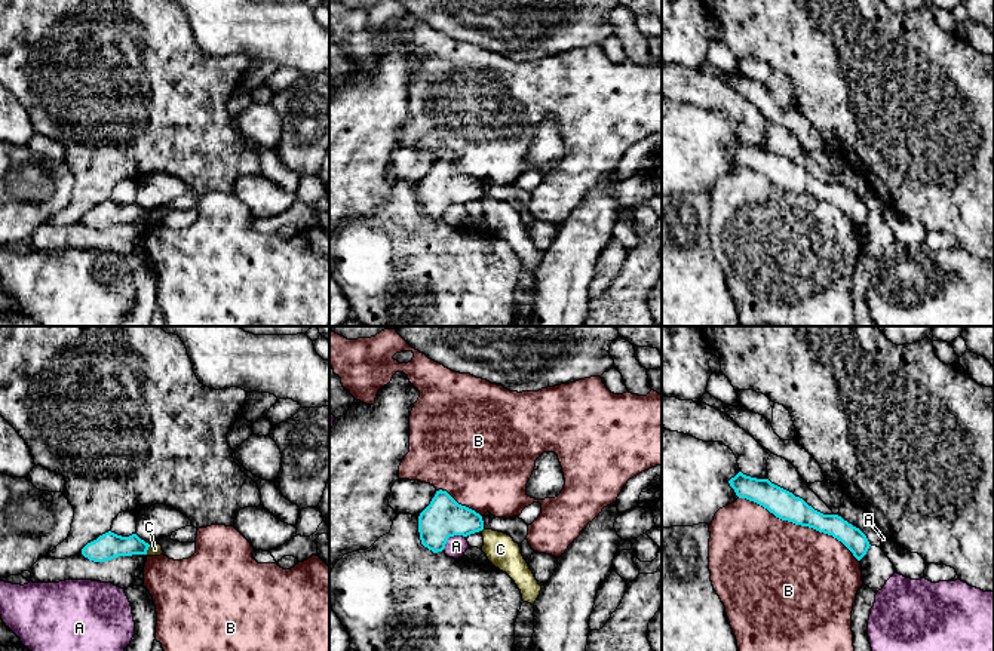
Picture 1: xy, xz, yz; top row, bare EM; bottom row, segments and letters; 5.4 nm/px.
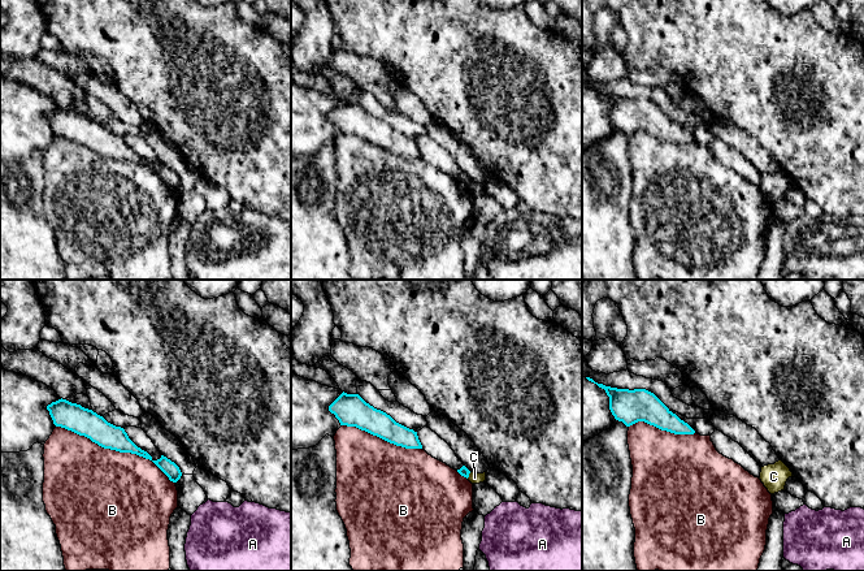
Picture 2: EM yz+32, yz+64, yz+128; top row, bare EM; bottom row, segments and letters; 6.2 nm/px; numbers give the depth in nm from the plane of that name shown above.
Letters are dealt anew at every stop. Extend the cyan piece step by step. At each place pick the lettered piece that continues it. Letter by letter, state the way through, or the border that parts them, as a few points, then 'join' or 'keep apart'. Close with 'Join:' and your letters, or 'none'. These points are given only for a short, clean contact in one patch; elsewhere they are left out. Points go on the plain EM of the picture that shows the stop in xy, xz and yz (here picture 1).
A: keep apart
B: keep apart
C: border xy (150, 212), (146, 221); keep apart
Join: none

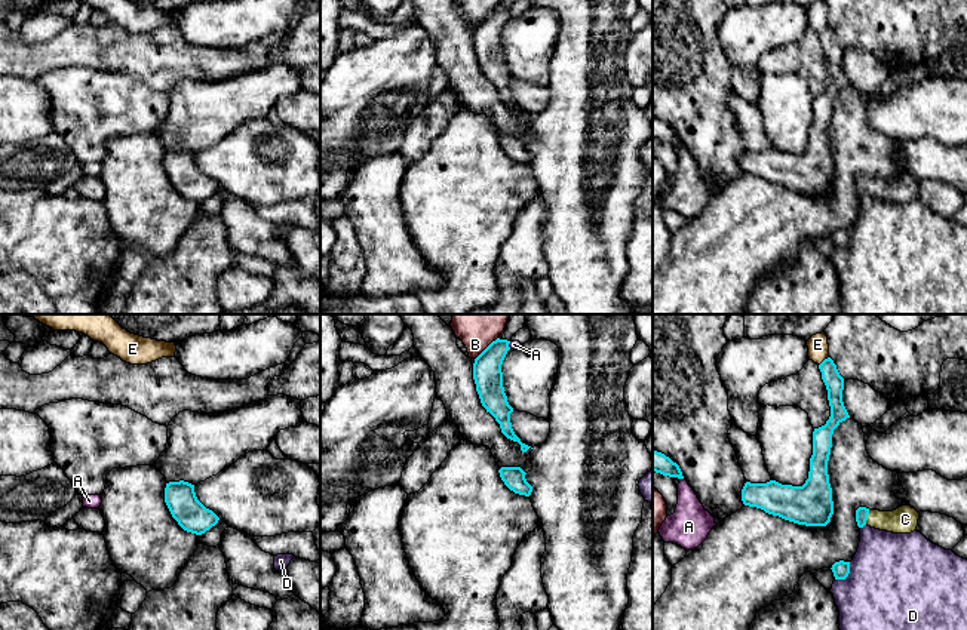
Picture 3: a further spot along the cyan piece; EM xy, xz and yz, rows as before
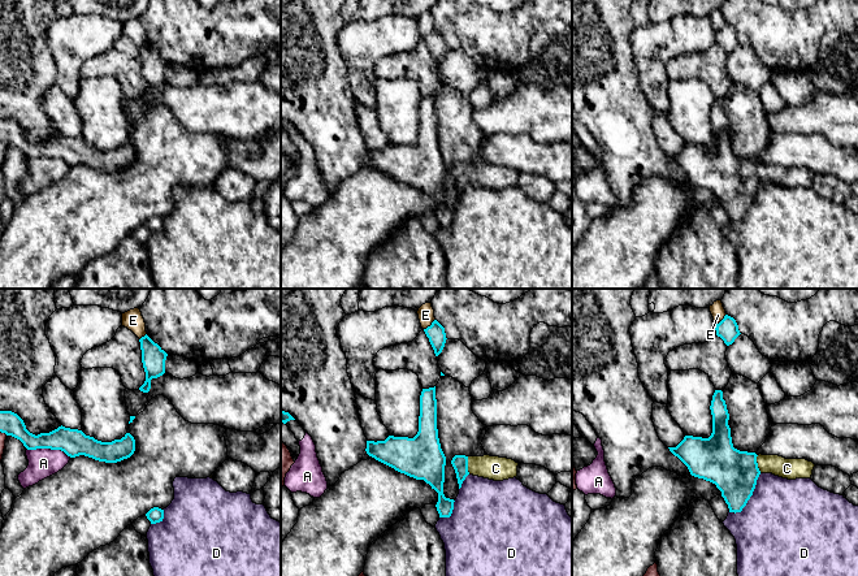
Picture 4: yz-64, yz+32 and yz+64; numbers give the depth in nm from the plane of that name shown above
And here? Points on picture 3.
A: border yz (680, 146), (682, 147); keep apart
B: keep apart
C: way yz (862, 181), (866, 186), (905, 187); join
D: keep apart
E: keep apart
Join: C

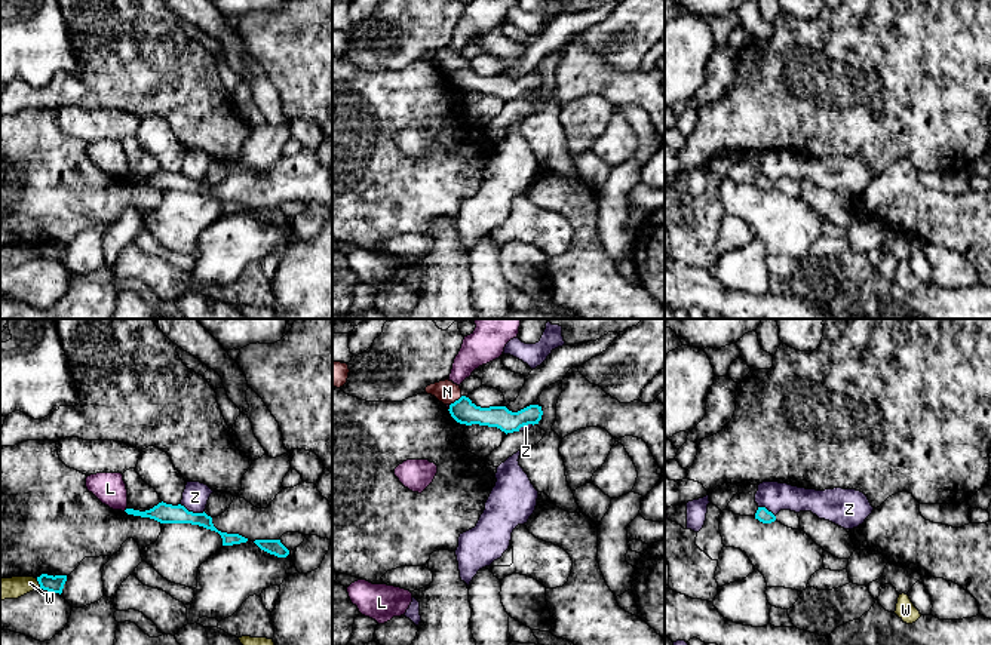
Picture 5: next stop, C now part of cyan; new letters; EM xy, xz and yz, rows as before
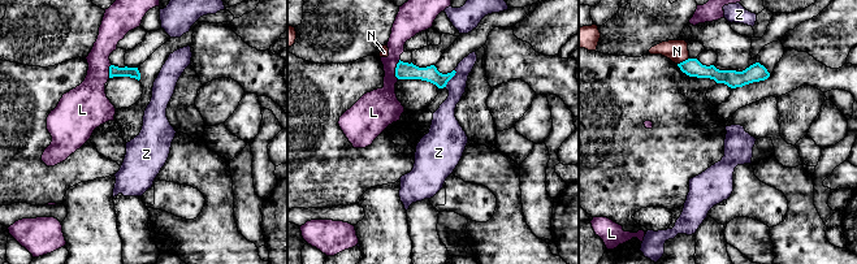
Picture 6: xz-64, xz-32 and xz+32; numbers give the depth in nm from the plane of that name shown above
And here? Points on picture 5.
L: border xz (450, 73), (448, 77); keep apart
N: keep apart
W: border xy (36, 246), (40, 255); keep apart
Z: border xy (180, 172), (193, 180), (203, 180); keep apart
Join: none

